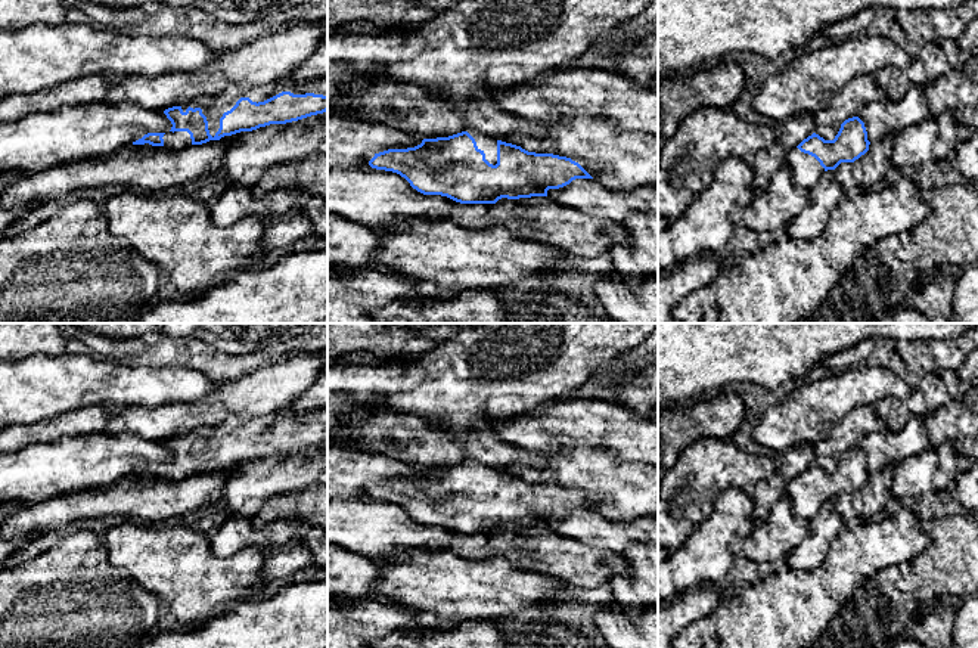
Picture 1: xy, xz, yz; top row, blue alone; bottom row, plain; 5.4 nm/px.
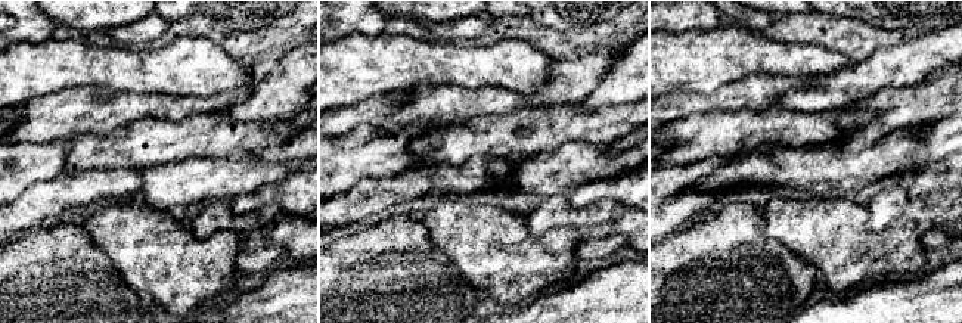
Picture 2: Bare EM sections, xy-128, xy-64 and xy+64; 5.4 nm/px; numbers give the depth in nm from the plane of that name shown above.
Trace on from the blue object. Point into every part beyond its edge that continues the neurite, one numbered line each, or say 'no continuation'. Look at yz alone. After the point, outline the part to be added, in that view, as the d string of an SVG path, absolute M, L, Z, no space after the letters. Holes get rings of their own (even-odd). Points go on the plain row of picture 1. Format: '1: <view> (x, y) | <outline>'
1: yz (806, 501) | M798 478L788 484L785 496L791 499L794 514L807 523L819 514L825 503L825 499L814 487L801 483Z

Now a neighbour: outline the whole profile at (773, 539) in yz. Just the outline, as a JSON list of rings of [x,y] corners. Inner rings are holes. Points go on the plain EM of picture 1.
[[[788,496],[780,497],[770,515],[755,524],[746,537],[736,537],[732,543],[736,556],[755,564],[786,559],[808,534],[808,523],[797,517]]]

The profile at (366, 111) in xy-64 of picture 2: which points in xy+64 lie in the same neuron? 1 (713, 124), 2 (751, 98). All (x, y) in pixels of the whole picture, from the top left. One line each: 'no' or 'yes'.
1: no
2: yes

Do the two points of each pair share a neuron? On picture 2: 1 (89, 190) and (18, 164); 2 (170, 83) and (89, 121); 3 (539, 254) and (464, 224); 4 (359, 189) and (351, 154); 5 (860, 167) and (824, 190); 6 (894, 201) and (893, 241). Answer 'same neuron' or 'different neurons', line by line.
1: different neurons
2: different neurons
3: same neuron
4: different neurons
5: same neuron
6: different neurons

